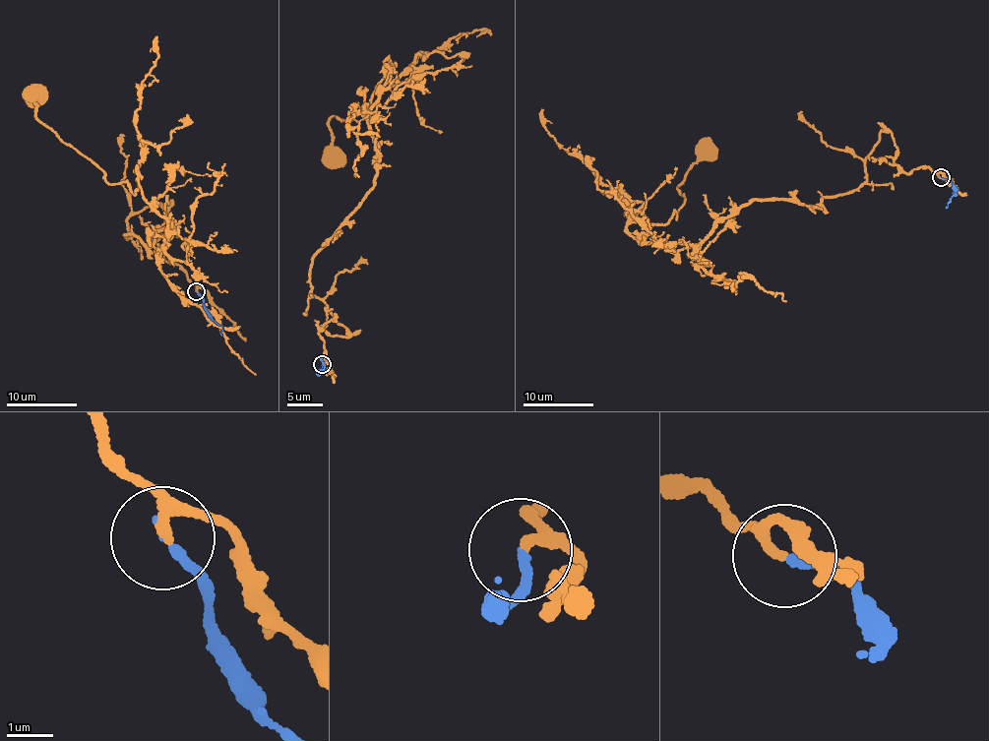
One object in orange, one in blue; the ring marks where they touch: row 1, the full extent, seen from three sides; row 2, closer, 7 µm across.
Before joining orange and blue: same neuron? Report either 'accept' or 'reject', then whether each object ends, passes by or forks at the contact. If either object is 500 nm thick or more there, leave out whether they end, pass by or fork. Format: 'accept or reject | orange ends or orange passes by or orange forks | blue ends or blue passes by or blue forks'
accept | orange passes by | blue ends

